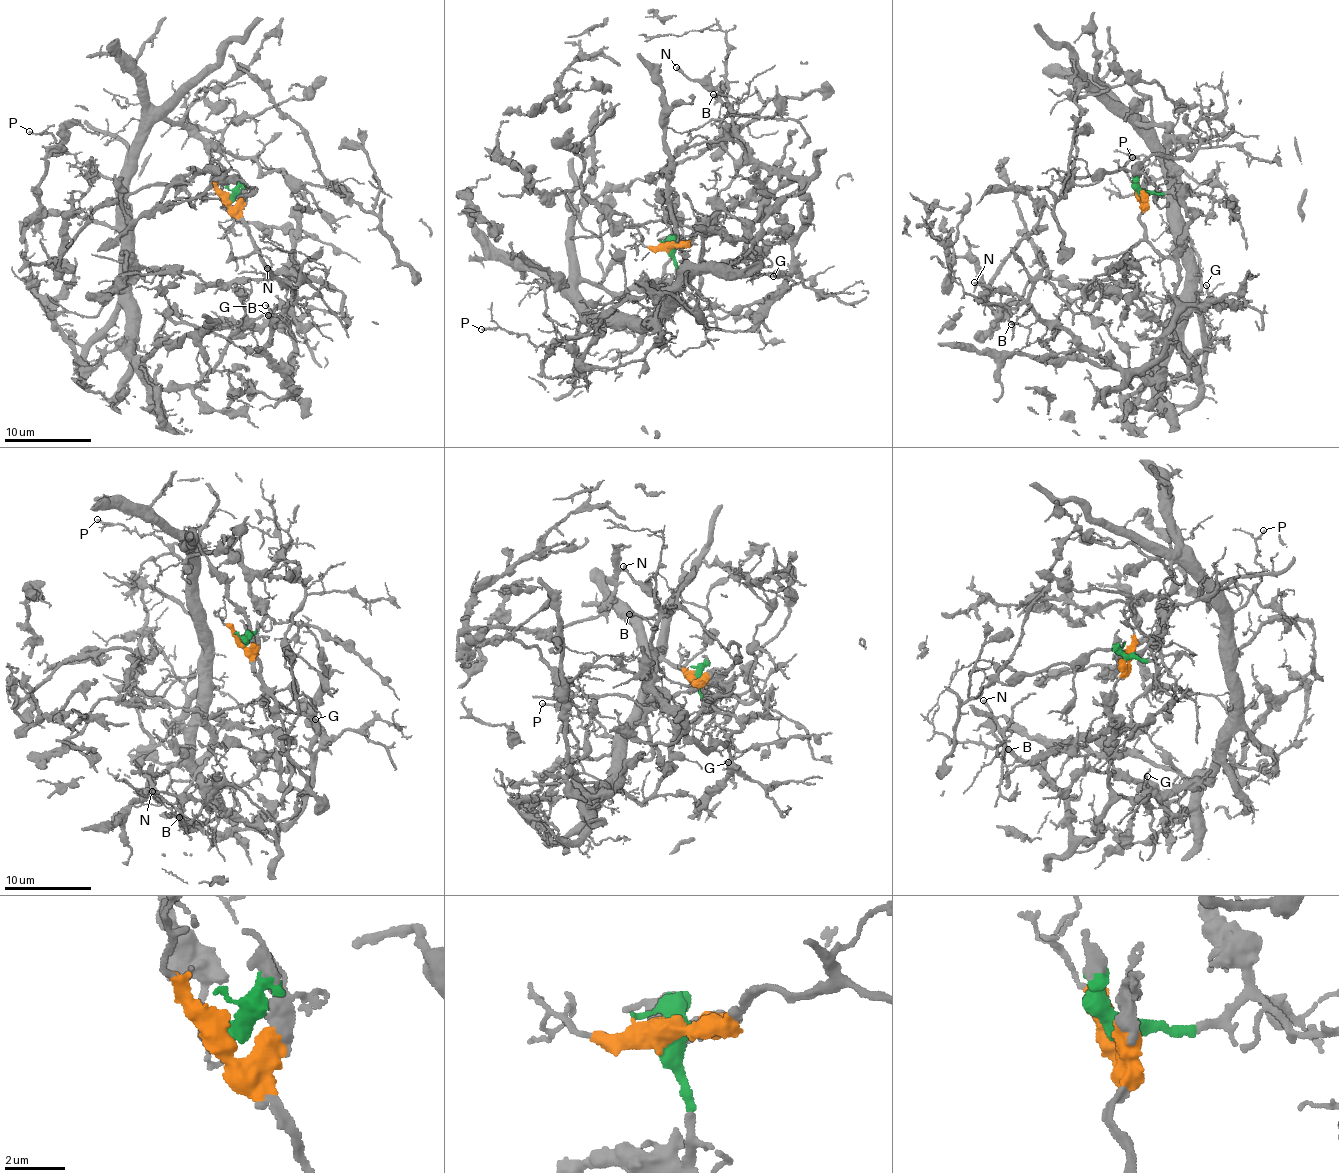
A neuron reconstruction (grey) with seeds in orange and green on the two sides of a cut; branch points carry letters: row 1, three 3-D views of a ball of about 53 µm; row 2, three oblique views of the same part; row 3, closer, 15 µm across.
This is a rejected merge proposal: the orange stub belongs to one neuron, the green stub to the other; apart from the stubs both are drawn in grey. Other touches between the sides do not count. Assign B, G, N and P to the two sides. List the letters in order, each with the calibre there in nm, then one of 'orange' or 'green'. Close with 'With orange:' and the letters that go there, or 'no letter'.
B: 170 nm | orange
G: 140 nm | orange
N: 200 nm | orange
P: 170 nm | green
With orange: B, G, N

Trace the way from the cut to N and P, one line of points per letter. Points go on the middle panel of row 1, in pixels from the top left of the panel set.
N: (670, 247), (720, 232), (783, 242), (811, 220), (802, 188), (751, 156), (737, 137), (725, 95), (677, 67)
P: (669, 248), (674, 284), (616, 292), (579, 282), (589, 325), (585, 333), (540, 346), (505, 329), (481, 329)

